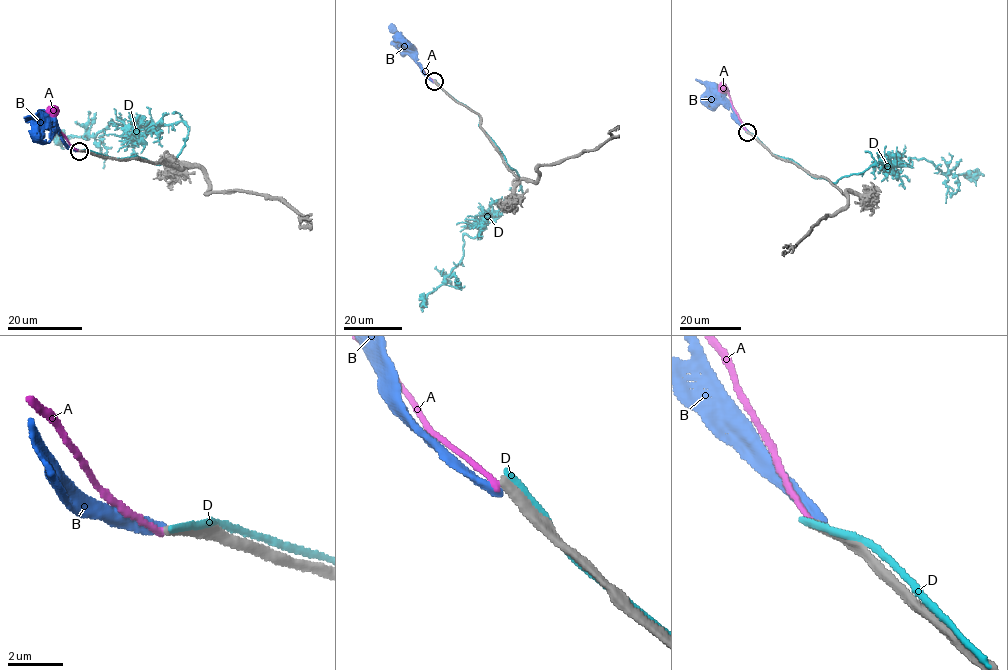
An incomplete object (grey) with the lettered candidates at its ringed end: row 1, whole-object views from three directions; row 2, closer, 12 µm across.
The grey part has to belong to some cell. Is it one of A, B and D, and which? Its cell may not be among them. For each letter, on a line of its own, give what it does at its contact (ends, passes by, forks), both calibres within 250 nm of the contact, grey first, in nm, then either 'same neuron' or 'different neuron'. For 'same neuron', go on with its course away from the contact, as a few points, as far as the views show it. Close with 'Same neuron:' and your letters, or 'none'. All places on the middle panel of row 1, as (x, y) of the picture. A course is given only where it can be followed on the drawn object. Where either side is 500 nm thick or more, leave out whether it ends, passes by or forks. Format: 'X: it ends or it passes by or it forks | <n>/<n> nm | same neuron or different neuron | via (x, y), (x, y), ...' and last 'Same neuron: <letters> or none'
A: it ends | 360/240 nm | different neuron
B: it ends | 360/400 nm | same neuron | via (434, 81), (402, 43)
D: it passes by | 320/240 nm | different neuron
Same neuron: B

